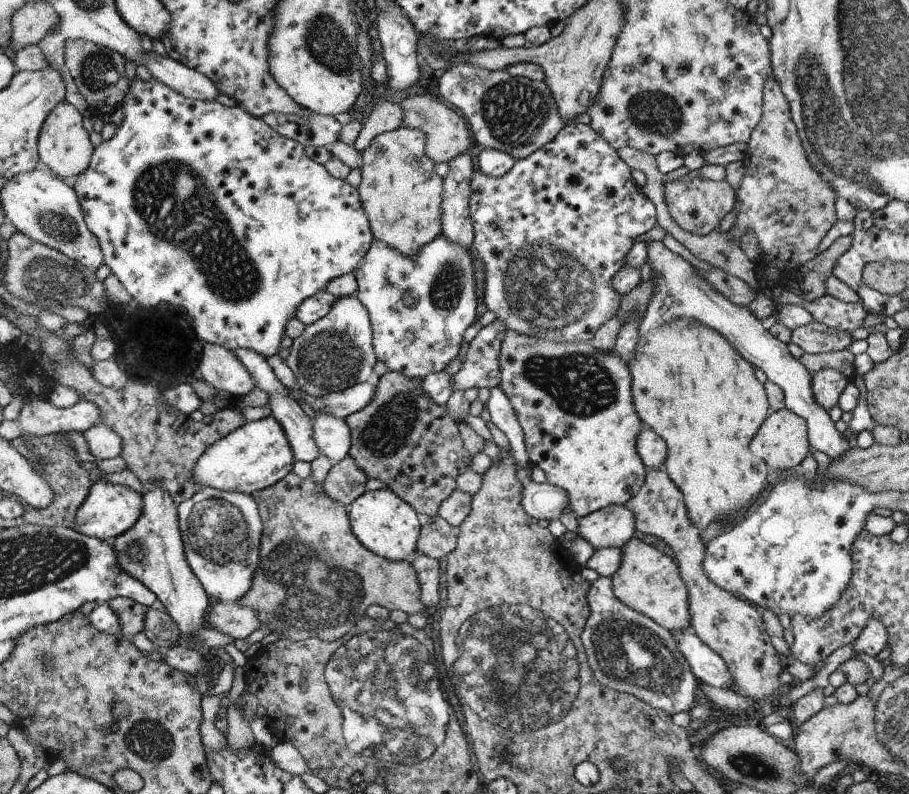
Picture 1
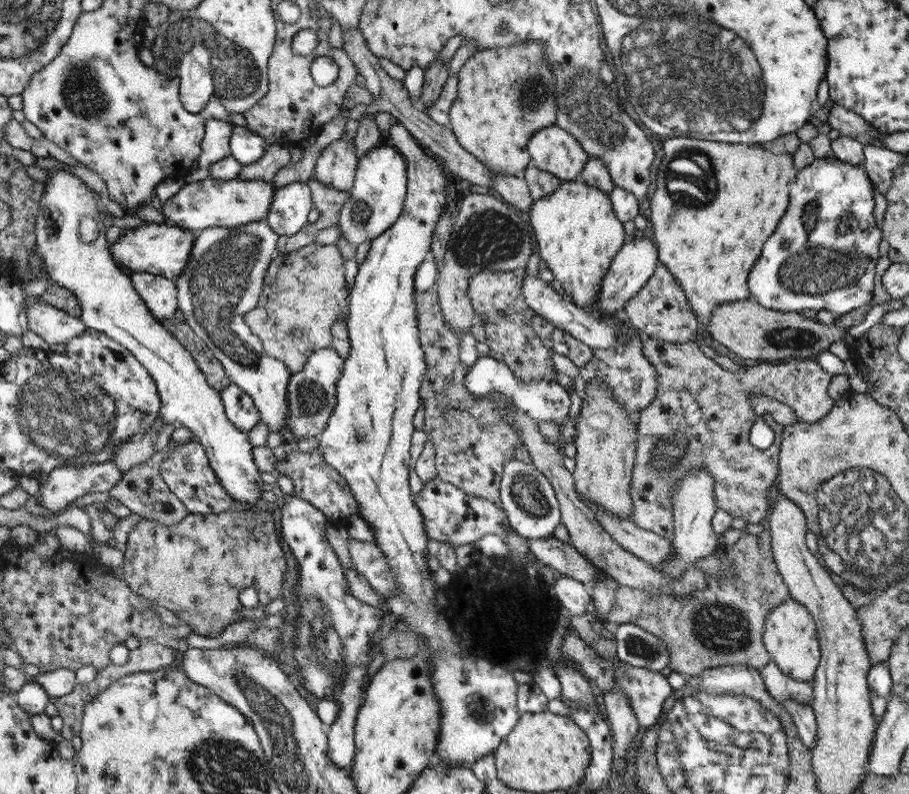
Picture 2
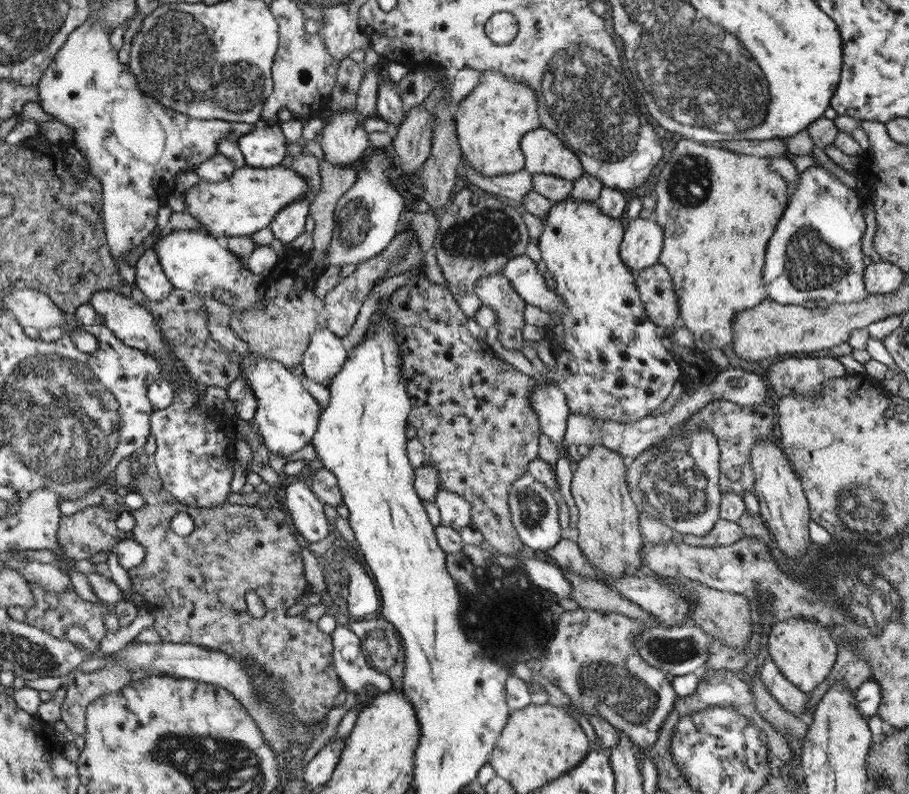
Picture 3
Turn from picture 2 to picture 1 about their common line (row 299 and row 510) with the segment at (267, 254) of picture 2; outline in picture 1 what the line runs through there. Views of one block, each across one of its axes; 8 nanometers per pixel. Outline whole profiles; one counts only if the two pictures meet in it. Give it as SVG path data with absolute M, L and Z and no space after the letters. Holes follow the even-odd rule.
M203 487L177 509L185 556L206 594L213 602L240 600L252 586L260 558L262 515L253 495Z

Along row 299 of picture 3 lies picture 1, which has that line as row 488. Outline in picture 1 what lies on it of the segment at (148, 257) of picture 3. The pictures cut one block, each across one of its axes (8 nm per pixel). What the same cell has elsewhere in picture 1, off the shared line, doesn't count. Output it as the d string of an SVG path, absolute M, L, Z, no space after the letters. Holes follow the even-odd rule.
M159 483L147 486L142 514L132 528L110 540L118 555L118 568L141 580L166 607L182 636L194 636L207 624L206 616L213 601L206 594L201 580L190 568L179 528L177 503Z

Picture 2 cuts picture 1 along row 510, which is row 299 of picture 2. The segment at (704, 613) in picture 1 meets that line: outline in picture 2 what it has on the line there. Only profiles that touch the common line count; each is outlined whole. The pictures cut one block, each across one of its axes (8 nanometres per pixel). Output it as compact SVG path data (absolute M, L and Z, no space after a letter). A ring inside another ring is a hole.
M662 264L625 306L626 320L646 337L670 343L686 343L695 339L698 330L697 316L691 309L684 291L674 275Z

